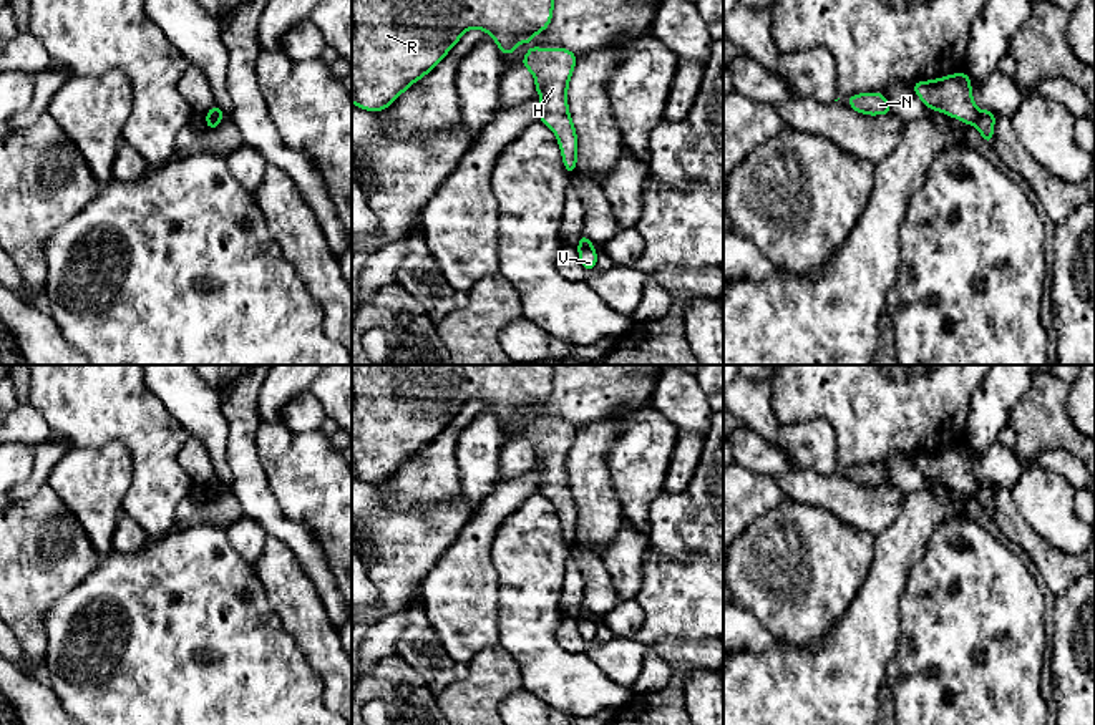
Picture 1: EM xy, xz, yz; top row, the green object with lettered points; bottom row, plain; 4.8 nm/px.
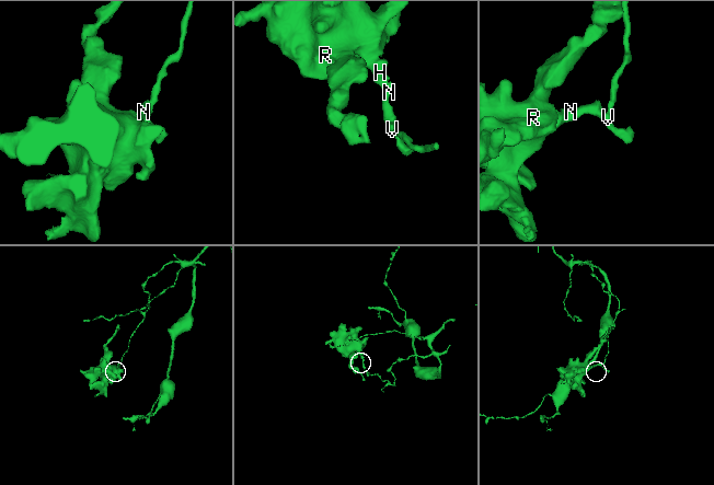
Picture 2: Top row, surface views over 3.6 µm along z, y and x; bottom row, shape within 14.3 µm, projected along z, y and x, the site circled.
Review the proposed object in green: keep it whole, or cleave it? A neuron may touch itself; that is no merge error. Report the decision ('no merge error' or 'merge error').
merge error

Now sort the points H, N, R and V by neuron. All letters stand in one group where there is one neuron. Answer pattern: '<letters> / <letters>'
H N R / V

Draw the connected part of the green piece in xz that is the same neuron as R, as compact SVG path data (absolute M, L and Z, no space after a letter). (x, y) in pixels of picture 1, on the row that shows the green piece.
M352 0L352 103L378 113L431 71L470 28L488 32L509 56L552 18L554 0Z

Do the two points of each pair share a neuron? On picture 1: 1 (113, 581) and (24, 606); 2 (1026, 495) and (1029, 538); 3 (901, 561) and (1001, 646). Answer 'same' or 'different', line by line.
1: different
2: different
3: different

